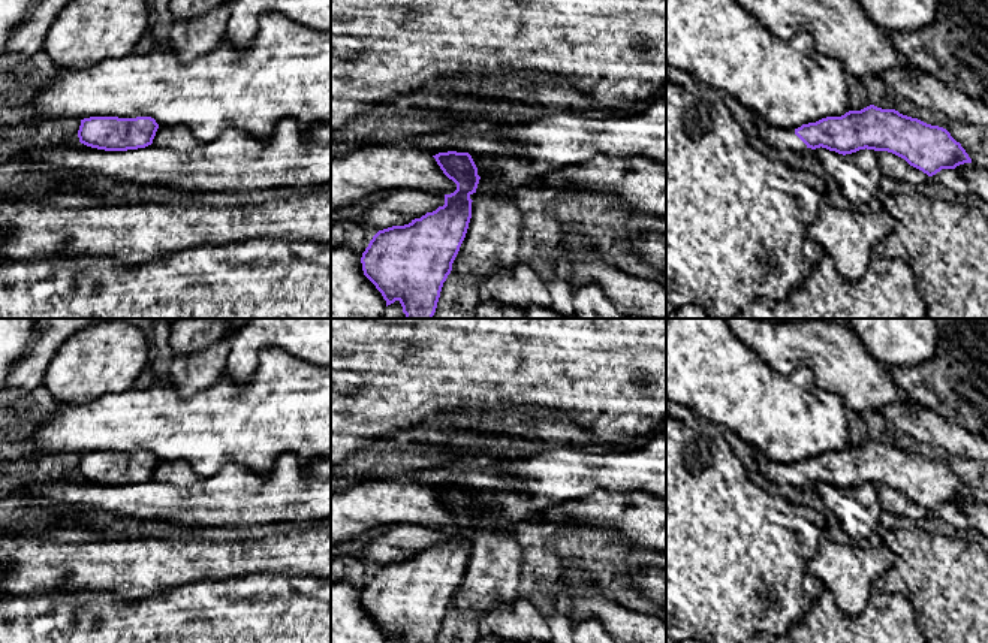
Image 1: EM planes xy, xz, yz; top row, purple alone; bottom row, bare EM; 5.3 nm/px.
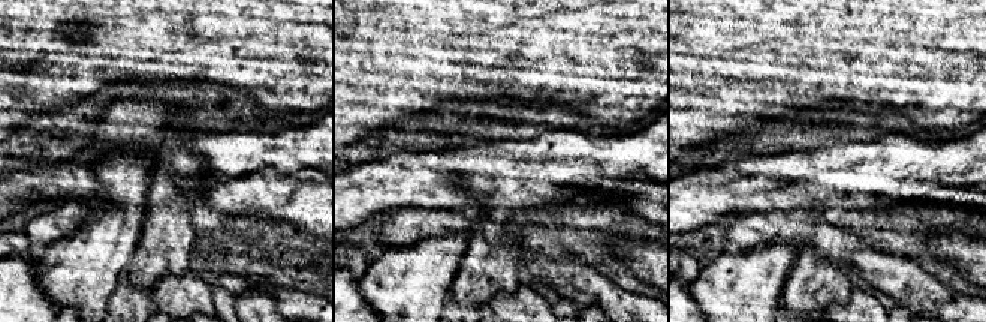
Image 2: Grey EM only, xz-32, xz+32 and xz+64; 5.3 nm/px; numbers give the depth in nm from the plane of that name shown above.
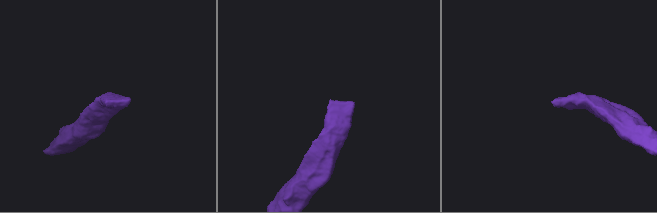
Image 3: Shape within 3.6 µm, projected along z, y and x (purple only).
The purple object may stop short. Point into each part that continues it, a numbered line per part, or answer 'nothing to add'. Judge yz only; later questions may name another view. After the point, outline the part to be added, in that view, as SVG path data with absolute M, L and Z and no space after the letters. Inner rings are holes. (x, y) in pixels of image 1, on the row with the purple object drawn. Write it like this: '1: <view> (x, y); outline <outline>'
1: yz (783, 139); outline M760 118L753 120L754 130L766 144L778 151L801 153L807 145L795 135L793 129L777 129Z

